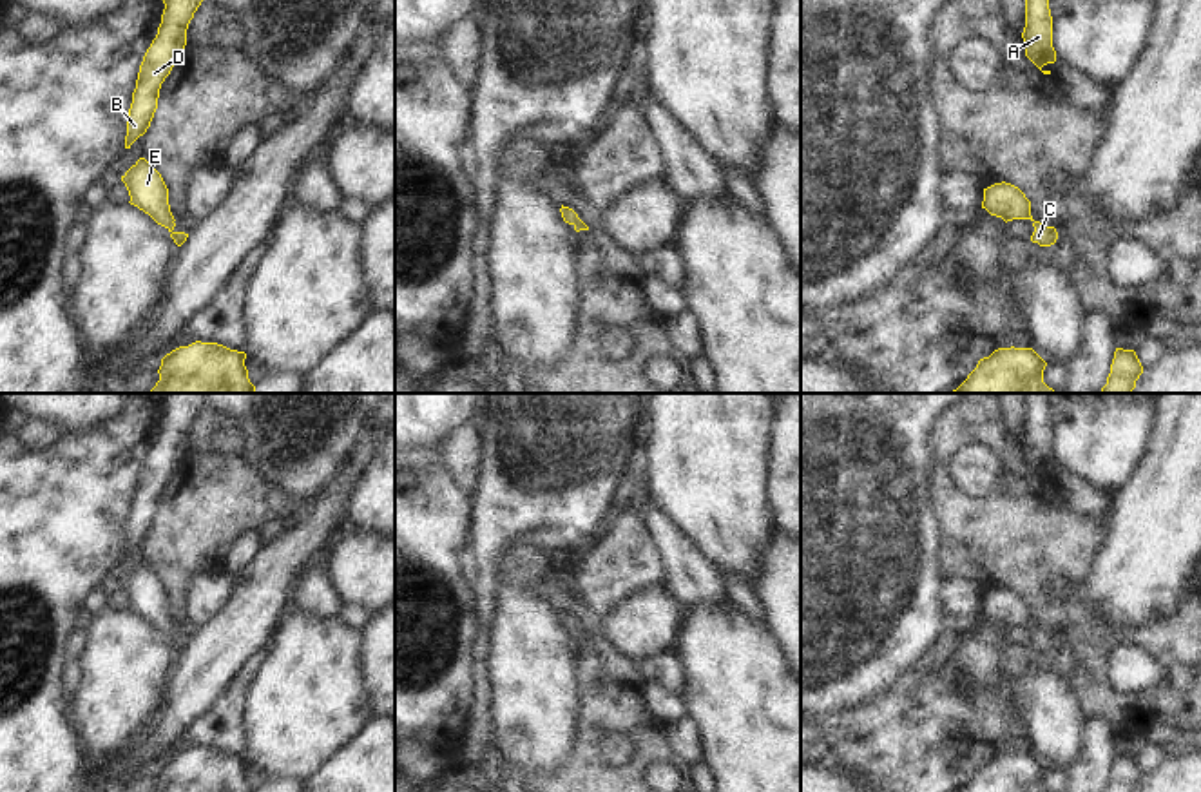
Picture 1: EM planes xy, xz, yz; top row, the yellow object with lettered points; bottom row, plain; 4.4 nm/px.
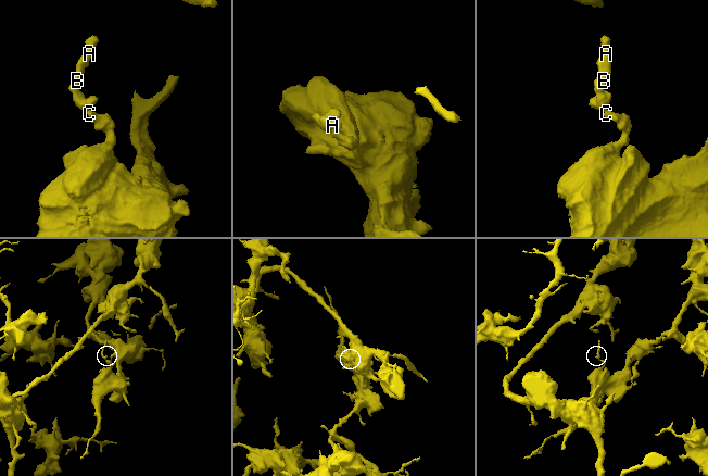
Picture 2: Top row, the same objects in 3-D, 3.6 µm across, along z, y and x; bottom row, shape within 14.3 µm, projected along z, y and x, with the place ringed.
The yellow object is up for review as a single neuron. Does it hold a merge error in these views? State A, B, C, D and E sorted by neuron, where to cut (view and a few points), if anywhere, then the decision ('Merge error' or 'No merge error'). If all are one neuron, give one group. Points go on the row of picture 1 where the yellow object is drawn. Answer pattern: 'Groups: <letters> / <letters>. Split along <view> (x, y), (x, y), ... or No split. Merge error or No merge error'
Groups: A B C D E. No split. No merge error.

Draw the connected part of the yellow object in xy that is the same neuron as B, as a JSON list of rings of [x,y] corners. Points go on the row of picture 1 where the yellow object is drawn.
[[[163,0],[158,34],[139,65],[127,118],[125,149],[147,132],[158,109],[159,89],[187,45],[187,29],[203,0]]]

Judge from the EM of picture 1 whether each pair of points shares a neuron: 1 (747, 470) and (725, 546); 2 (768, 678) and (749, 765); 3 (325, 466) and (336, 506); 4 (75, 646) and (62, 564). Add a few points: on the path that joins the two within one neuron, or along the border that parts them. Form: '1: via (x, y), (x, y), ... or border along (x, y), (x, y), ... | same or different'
1: via (729, 488), (729, 528) | same
2: via (759, 700), (759, 743) | same
3: border along (354, 452), (345, 472), (321, 495), (292, 504) | different
4: border along (84, 624), (67, 642), (69, 658) | different

